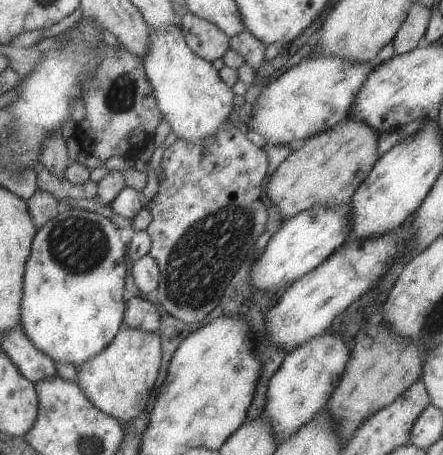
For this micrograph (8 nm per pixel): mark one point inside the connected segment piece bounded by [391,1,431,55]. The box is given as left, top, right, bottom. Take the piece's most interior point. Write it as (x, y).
(411, 32)

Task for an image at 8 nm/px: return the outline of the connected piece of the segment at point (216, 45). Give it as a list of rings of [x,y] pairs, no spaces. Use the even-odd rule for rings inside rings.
[[[187,10],[179,17],[177,25],[189,50],[202,60],[213,63],[214,60],[221,59],[228,50],[228,38],[217,26]]]

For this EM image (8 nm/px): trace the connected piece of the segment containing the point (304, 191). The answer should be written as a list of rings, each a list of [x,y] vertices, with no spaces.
[[[345,119],[326,131],[306,138],[298,150],[291,151],[280,162],[264,188],[281,220],[287,220],[315,204],[347,205],[356,186],[363,182],[379,158],[376,151],[380,136],[363,122]]]

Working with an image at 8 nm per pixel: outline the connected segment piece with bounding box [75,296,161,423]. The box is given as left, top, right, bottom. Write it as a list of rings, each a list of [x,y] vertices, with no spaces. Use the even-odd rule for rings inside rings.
[[[139,296],[127,299],[116,335],[97,354],[75,368],[78,387],[95,408],[119,422],[137,416],[147,402],[148,391],[157,376],[161,346],[159,345],[159,313],[155,306]]]

